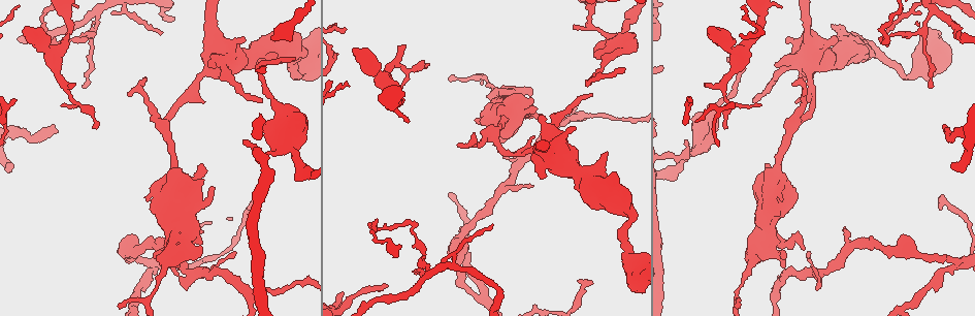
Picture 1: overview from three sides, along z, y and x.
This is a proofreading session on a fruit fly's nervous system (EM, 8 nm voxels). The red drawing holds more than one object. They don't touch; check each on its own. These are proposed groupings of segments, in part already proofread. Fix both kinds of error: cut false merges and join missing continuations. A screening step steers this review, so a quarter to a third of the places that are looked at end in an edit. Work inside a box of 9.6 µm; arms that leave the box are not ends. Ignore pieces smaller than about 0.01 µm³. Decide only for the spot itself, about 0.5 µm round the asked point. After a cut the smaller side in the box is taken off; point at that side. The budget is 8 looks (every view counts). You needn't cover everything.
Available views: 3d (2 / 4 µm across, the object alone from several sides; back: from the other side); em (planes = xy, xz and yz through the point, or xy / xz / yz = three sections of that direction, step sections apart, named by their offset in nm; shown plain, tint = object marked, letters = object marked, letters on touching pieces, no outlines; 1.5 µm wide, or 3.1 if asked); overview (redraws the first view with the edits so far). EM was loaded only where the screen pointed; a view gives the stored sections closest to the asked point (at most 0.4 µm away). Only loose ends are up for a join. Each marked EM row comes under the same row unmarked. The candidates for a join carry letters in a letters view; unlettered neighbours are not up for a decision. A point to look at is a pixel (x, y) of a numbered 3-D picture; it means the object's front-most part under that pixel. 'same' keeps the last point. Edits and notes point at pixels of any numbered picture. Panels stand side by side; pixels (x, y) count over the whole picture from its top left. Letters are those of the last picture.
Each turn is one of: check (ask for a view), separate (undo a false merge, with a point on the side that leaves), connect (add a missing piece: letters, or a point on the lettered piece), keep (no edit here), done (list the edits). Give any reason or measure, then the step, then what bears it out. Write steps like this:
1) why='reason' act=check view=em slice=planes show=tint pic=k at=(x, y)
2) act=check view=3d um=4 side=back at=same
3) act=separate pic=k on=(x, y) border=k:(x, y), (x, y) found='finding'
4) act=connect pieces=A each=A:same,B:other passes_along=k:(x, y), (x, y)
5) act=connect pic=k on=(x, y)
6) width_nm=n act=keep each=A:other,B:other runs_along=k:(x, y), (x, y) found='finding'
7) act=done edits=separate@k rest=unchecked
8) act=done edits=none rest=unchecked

why='free end' act=check view=3d um=4 pic=1 at=(277, 56)

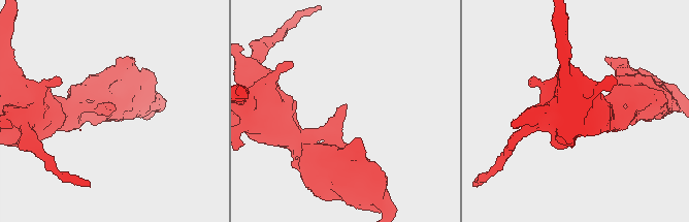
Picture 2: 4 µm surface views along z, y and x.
act=check view=em slice=planes show=letters pic=2 at=(116, 108)

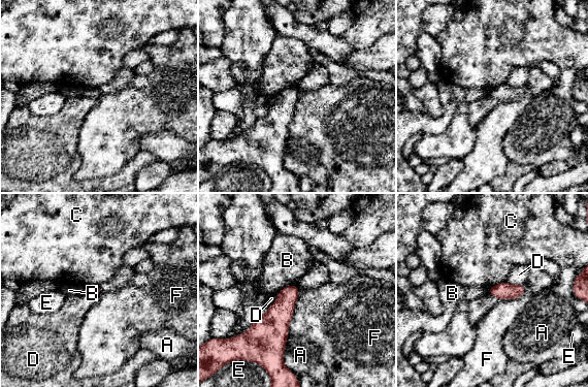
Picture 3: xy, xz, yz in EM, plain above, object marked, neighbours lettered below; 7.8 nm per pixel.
act=keep each=A:other,B:other,C:other,D:other,E:other,F:other border=3:(299, 290), (288, 333) found='no lettered piece goes on from it'

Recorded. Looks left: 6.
why='end of a long branch' act=check view=em slice=planes show=letters pic=1 at=(591, 282)

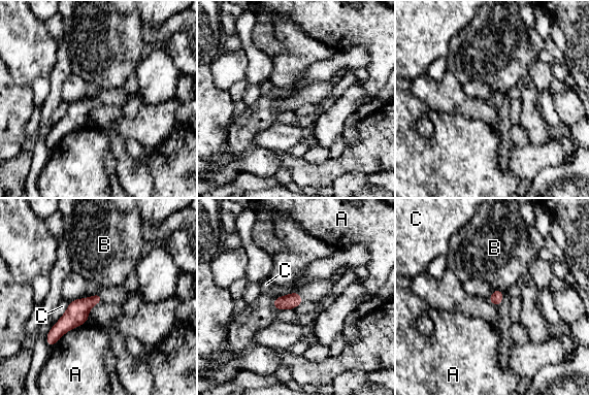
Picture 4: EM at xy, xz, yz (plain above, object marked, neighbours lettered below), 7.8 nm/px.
longest_contact=A:340nm act=keep each=A:other,B:other,C:other runs_along=4:(98, 298), (85, 304), (52, 337) found='no lettered piece goes on from it'

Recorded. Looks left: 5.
act=check view=3d um=2 pic=1 at=(950, 166)

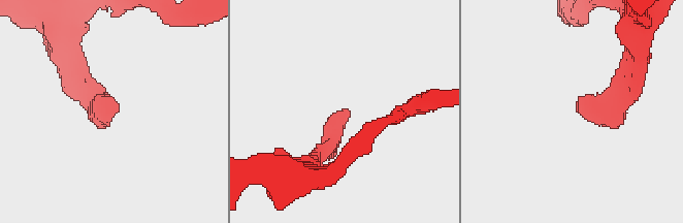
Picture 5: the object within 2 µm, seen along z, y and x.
act=check view=em slice=yz step=8 show=tint pic=5 at=(117, 111)

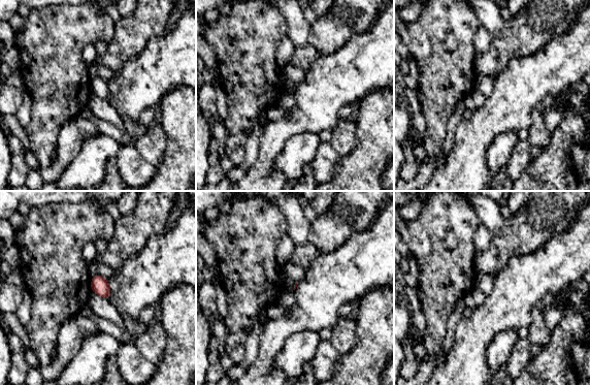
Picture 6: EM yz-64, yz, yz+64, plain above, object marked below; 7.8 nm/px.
why='another direction' act=check view=em slice=planes show=letters at=same

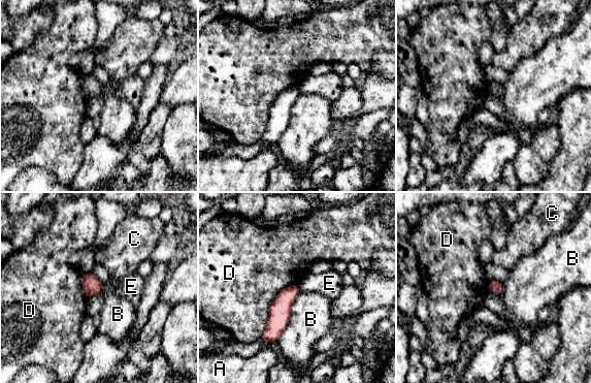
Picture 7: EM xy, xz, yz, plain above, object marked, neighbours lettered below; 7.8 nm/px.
longest_contact=D:500nm act=keep each=A:other,B:other,C:other,D:other,E:other runs_along=7:(294, 287), (264, 338) found='no lettered piece goes on from it'

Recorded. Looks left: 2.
act=done edits=none rest=unchecked

